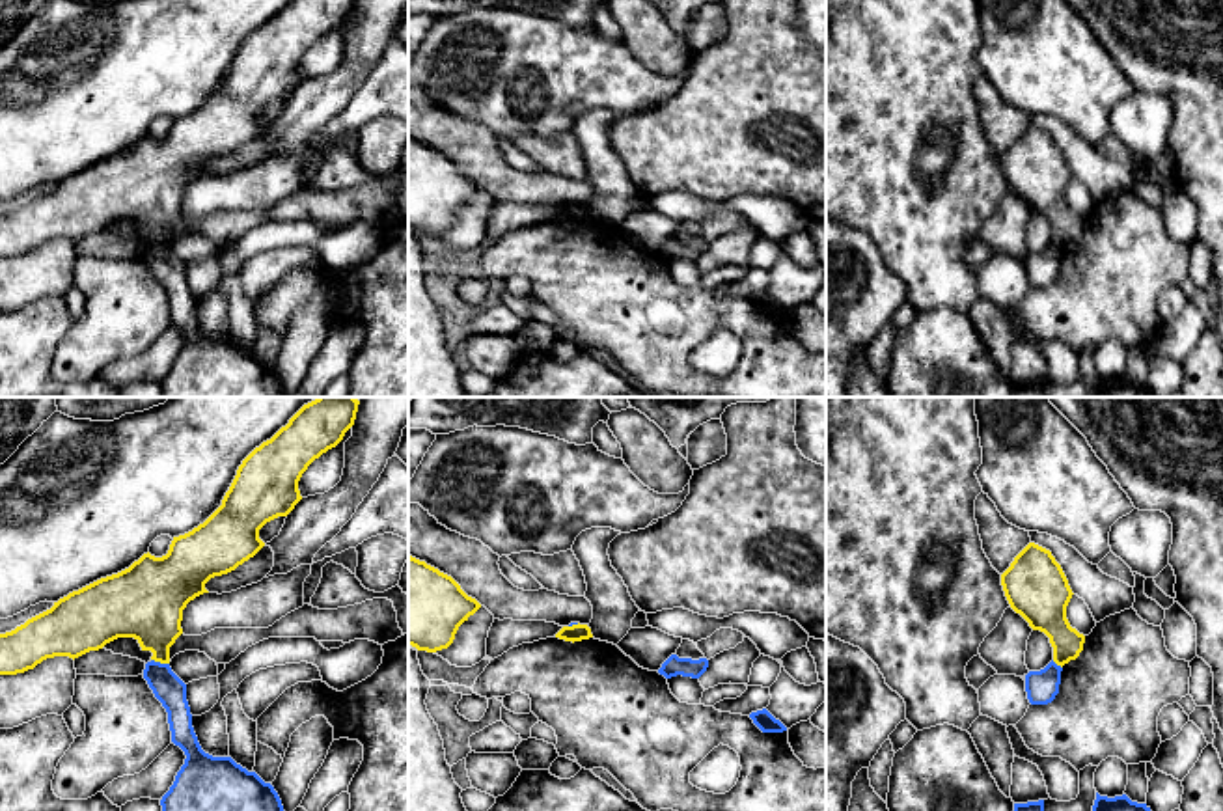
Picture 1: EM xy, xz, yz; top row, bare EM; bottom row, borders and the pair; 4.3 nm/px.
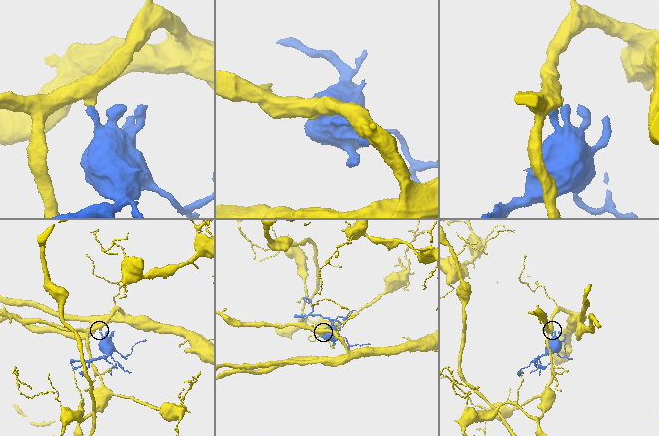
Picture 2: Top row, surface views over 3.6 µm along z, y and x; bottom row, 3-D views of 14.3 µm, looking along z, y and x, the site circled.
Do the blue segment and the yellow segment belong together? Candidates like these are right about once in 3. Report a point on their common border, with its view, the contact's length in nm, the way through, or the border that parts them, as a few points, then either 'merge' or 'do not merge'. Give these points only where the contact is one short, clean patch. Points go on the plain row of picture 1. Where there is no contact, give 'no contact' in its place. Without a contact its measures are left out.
contact xy (159, 245); length 80 nm; border xy (151, 241), (168, 247); do not merge

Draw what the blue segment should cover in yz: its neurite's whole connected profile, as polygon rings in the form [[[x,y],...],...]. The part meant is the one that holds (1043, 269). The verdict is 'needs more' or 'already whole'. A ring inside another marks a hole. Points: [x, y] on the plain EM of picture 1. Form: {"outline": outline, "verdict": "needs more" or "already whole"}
{"outline": [[[1053,242],[1040,254],[1025,257],[1025,274],[1031,287],[1048,287],[1059,276],[1063,250]]], "verdict": "already whole"}

